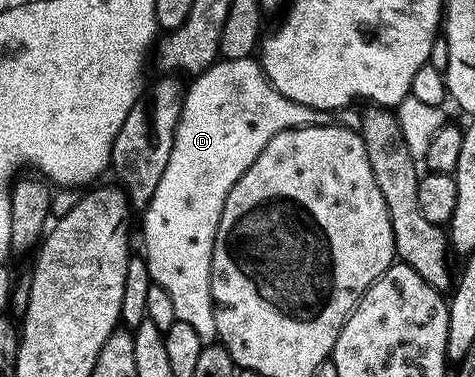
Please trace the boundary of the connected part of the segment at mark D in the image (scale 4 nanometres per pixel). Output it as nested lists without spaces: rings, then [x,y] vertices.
[[[254,57],[249,59],[219,58],[212,66],[206,68],[206,70],[197,72],[197,74],[193,76],[193,79],[194,84],[192,84],[191,87],[187,86],[184,91],[182,112],[178,118],[176,133],[172,141],[172,153],[168,153],[168,165],[164,165],[164,174],[160,176],[160,185],[156,185],[156,193],[152,193],[150,203],[144,209],[143,215],[146,216],[142,219],[142,235],[146,238],[146,252],[144,252],[144,258],[150,270],[150,278],[157,287],[164,289],[164,293],[168,293],[168,298],[172,300],[175,320],[179,323],[192,325],[192,329],[196,329],[196,333],[202,338],[203,344],[209,345],[218,339],[216,317],[214,316],[214,298],[212,297],[212,289],[210,288],[212,253],[214,252],[214,242],[216,241],[216,233],[220,225],[220,217],[224,213],[224,201],[228,197],[232,185],[236,185],[236,181],[240,181],[240,177],[246,172],[248,165],[252,165],[252,161],[256,161],[256,157],[260,157],[264,145],[268,145],[268,141],[272,137],[276,137],[276,133],[280,133],[284,129],[311,127],[312,125],[336,125],[337,127],[347,127],[353,131],[358,131],[362,126],[362,111],[355,109],[353,106],[336,107],[332,111],[317,111],[308,105],[300,105],[296,101],[284,97],[271,85],[270,78],[262,72],[261,62]]]

